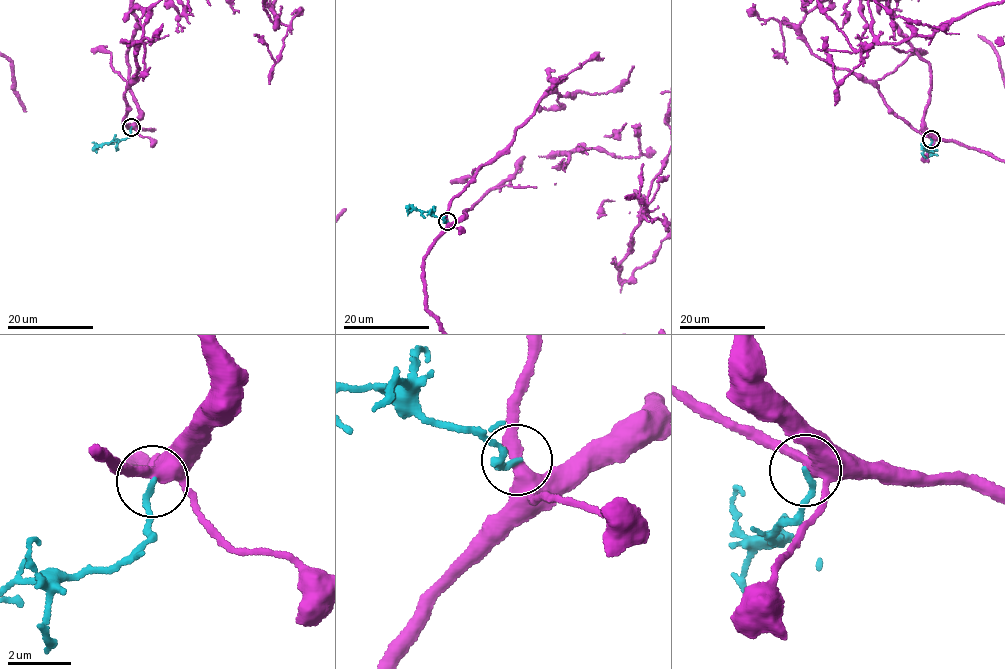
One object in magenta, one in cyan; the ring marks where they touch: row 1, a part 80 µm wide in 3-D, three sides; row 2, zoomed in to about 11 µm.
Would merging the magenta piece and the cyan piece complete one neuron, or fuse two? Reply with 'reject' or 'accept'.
reject

